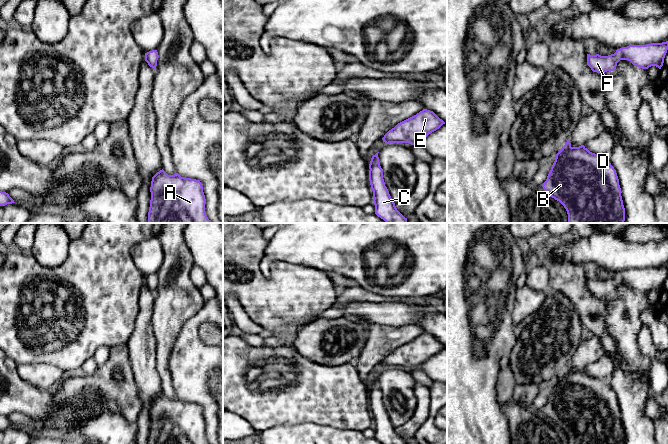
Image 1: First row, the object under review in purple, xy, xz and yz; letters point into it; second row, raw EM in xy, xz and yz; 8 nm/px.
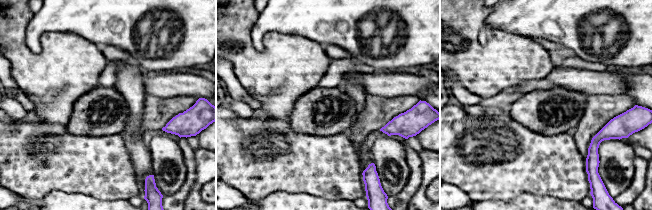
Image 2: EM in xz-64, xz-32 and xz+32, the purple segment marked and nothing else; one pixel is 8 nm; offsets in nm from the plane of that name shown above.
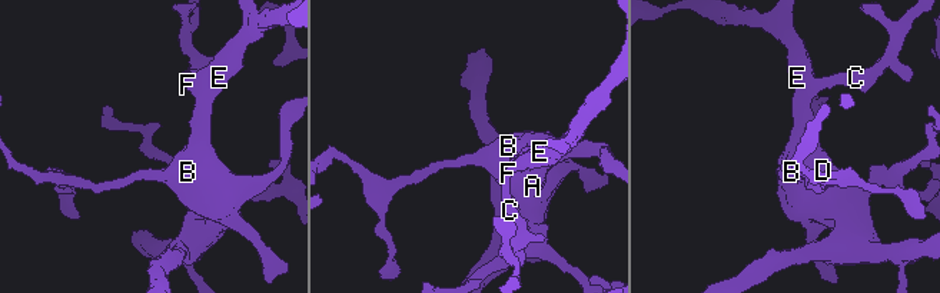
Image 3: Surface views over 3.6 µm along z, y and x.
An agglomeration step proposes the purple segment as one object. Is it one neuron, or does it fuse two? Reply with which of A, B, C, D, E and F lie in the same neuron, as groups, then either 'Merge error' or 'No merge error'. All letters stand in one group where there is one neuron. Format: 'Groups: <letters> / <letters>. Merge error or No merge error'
Groups: A B C D E F. No merge error

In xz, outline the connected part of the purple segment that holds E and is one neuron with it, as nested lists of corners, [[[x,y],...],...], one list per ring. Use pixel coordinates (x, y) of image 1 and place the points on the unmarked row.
[[[423,333],[416,339],[398,347],[382,362],[383,366],[409,367],[415,369],[432,356],[439,353],[445,346],[433,335]]]

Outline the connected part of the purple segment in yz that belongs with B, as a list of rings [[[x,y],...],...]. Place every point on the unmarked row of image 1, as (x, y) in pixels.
[[[568,363],[555,381],[542,411],[564,430],[568,444],[625,444],[619,403],[607,380],[592,377],[584,369],[572,371]]]

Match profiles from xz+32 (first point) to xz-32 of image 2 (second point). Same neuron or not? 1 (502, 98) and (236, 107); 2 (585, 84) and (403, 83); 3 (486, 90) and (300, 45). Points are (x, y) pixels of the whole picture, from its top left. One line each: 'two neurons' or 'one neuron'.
1: one neuron
2: one neuron
3: one neuron

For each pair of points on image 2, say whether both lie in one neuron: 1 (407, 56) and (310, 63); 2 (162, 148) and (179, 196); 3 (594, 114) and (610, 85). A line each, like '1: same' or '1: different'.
1: different
2: different
3: different

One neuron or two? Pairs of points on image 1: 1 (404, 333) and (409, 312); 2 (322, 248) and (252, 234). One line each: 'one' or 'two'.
1: two
2: two

